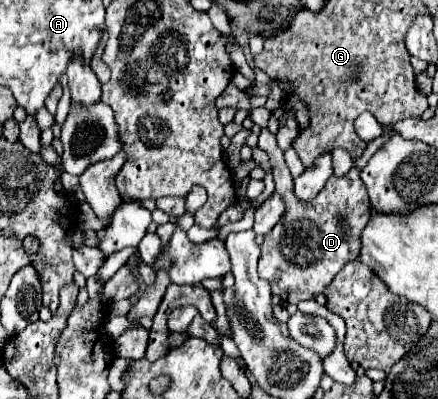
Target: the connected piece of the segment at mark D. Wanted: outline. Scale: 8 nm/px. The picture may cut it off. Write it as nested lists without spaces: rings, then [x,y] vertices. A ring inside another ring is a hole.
[[[264,106],[250,111],[251,120],[261,127],[258,147],[270,155],[274,171],[275,191],[284,197],[286,213],[276,227],[264,237],[258,275],[270,281],[272,293],[286,303],[300,303],[324,293],[336,273],[348,263],[358,259],[360,233],[370,219],[370,203],[366,187],[360,179],[360,169],[354,165],[344,177],[332,175],[324,189],[312,201],[302,203],[294,197],[293,178],[278,147],[275,135],[268,130],[271,112]]]

